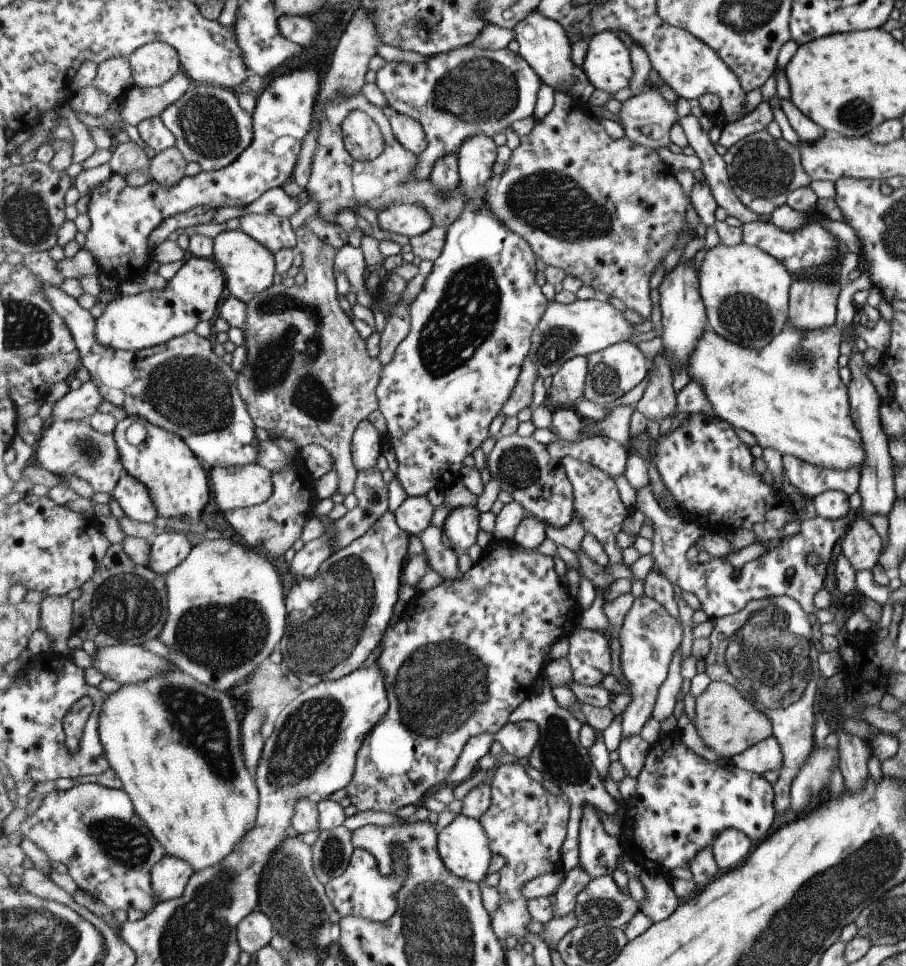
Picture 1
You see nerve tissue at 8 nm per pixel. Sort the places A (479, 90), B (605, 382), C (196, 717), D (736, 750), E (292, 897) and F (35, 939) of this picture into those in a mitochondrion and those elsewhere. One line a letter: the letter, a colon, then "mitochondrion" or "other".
A: mitochondrion
B: mitochondrion
C: mitochondrion
D: other
E: mitochondrion
F: mitochondrion

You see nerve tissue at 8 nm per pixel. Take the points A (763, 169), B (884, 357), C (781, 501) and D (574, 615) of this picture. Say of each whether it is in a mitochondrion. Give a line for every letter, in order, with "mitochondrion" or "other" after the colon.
A: mitochondrion
B: other
C: other
D: other

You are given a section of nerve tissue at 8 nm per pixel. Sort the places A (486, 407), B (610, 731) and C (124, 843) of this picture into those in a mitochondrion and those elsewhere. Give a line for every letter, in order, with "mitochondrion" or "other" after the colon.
A: other
B: other
C: mitochondrion

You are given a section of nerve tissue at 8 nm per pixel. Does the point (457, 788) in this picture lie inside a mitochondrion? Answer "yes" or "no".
no

